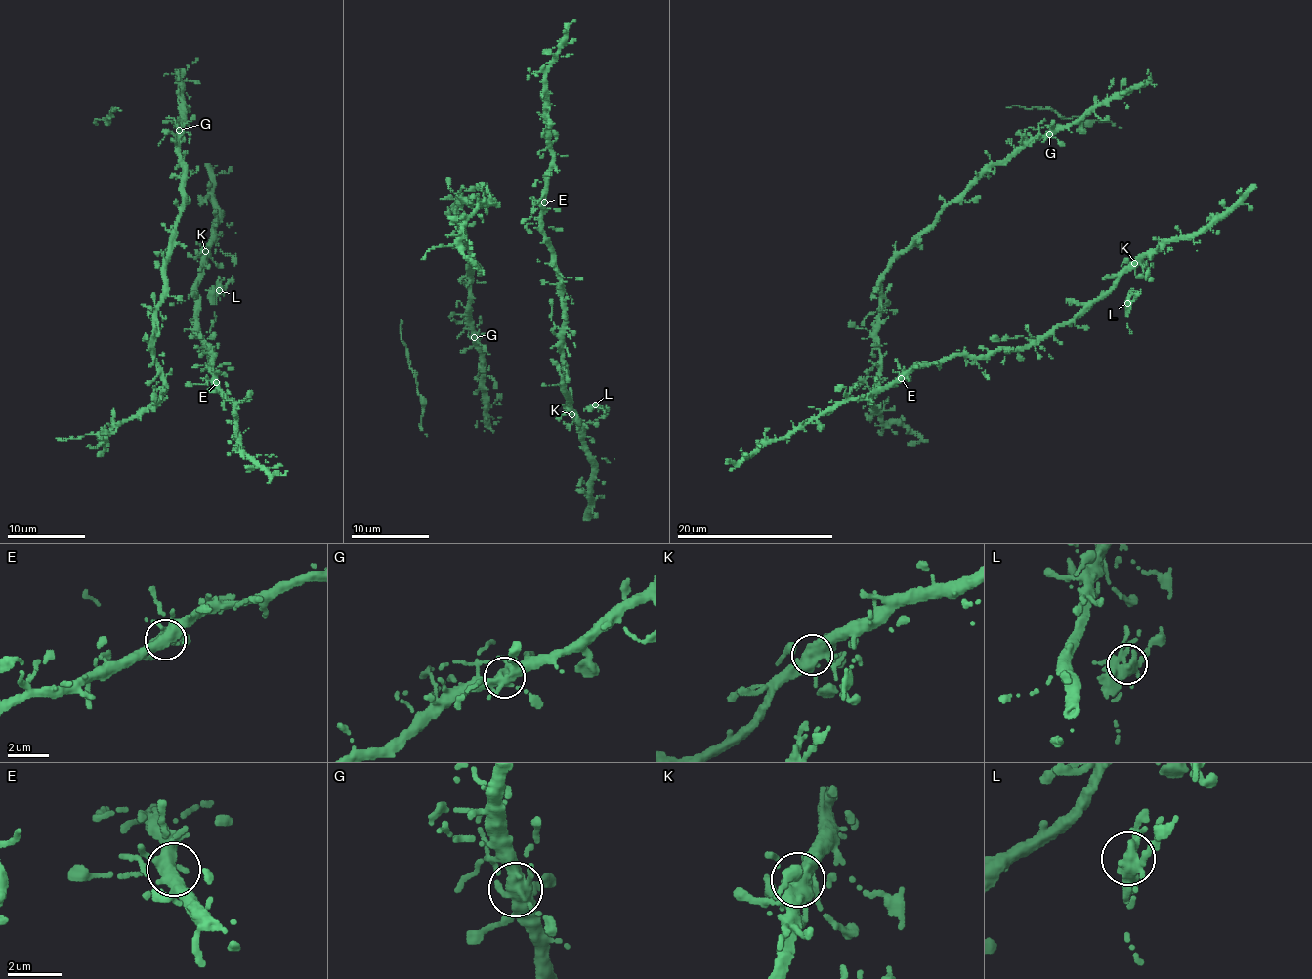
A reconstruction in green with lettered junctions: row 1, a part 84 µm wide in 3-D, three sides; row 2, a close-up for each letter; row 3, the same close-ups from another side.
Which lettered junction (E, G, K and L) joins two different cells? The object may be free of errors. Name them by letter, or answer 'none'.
none

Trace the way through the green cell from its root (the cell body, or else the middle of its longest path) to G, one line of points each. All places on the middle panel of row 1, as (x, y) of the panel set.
G: (493, 202), (474, 204), (455, 197), (451, 206), (471, 257), (467, 311), (475, 337)

